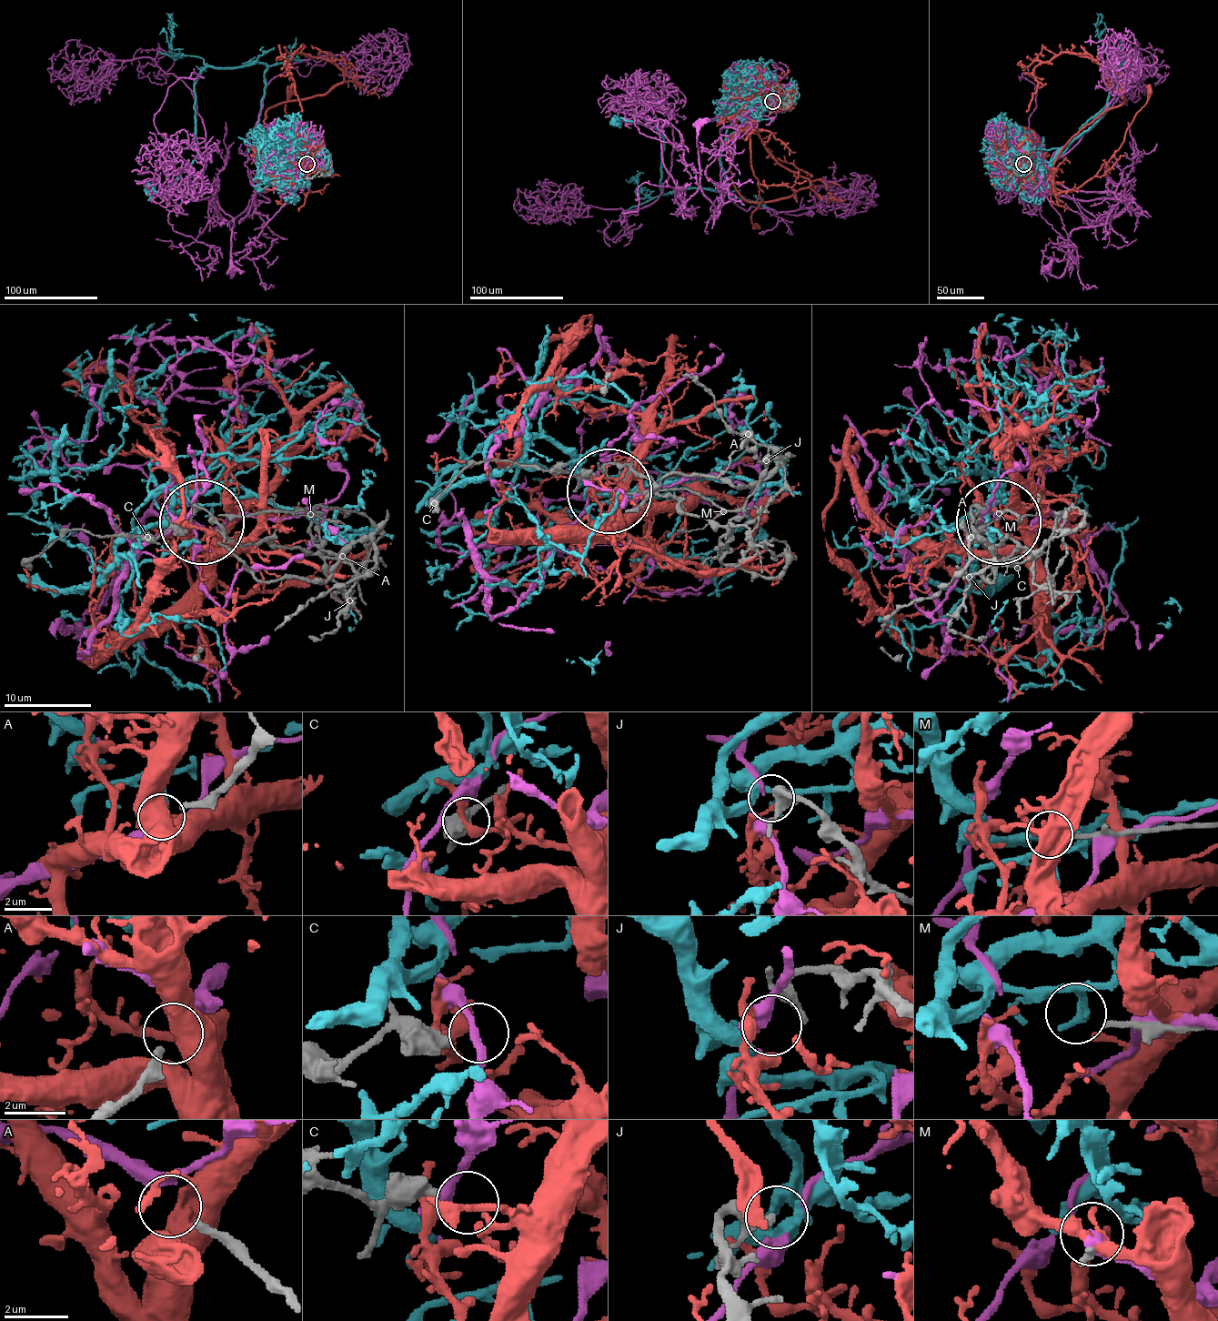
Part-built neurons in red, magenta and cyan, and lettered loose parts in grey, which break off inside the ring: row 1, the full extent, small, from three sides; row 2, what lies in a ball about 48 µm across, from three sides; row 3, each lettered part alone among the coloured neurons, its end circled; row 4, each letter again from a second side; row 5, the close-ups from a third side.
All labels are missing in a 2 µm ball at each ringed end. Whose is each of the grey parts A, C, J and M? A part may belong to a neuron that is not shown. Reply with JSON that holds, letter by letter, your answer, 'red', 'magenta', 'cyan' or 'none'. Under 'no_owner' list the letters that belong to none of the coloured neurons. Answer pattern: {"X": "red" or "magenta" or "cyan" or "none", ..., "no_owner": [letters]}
{"A": "magenta", "C": "none", "J": "cyan", "M": "none", "no_owner": ["C", "M"]}

